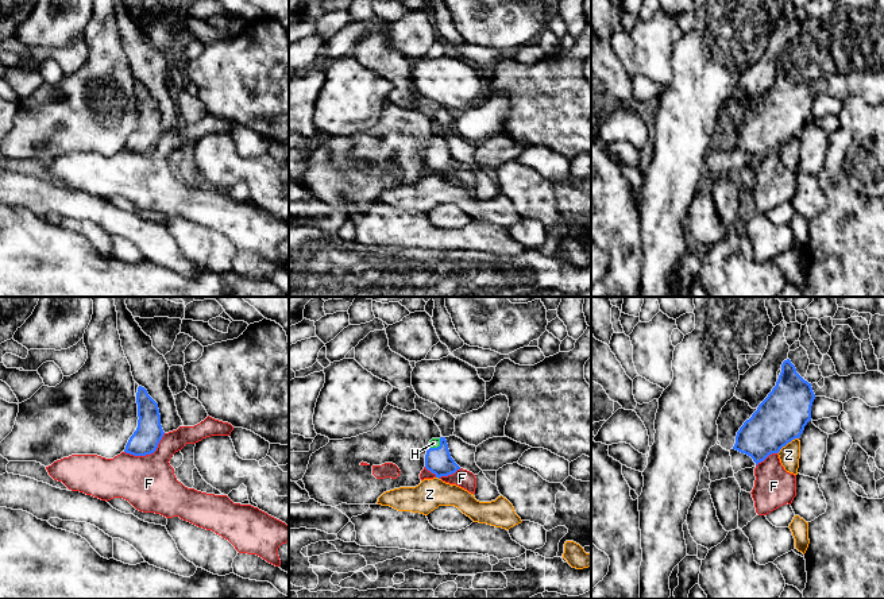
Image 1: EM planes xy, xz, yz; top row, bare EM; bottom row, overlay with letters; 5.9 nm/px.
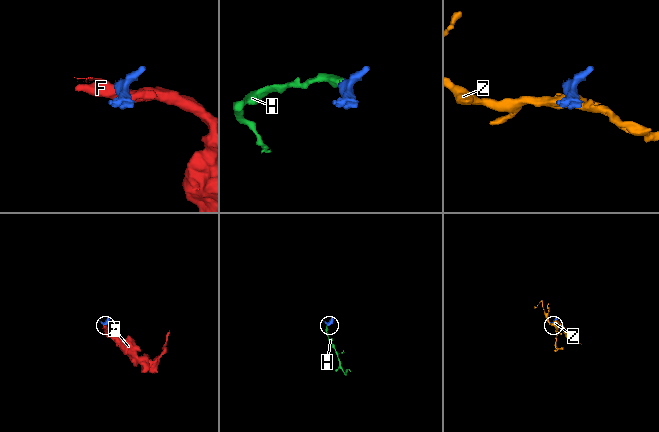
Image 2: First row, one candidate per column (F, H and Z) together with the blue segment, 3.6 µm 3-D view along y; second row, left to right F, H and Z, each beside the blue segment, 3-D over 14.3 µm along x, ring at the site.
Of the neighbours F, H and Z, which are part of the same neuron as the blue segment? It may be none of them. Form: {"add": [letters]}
{"add": ["H"]}

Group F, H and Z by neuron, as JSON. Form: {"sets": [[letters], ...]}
{"sets": [["F"], ["H"], ["Z"]]}

